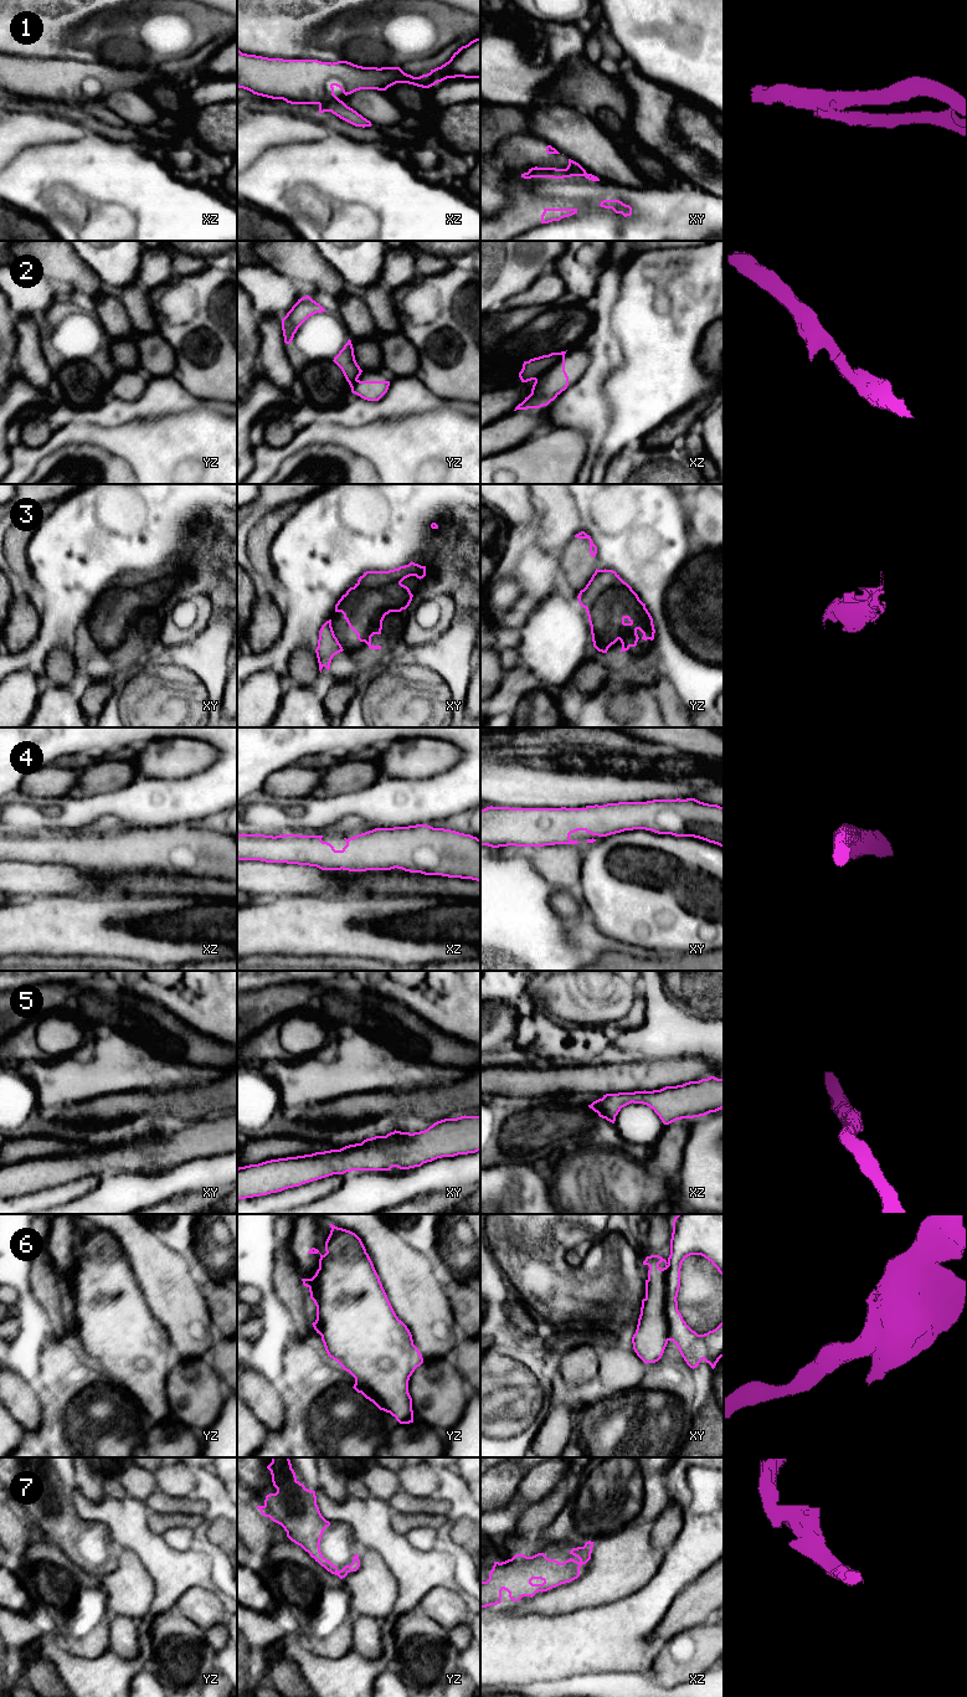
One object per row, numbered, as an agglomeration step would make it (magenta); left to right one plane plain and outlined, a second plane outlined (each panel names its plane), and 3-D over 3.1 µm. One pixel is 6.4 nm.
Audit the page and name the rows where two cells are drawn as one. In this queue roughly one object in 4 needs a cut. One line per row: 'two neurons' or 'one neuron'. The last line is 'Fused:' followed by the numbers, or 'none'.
1: two neurons
2: two neurons
3: one neuron
4: one neuron
5: one neuron
6: two neurons
7: one neuron
Fused: 1, 2, 6

